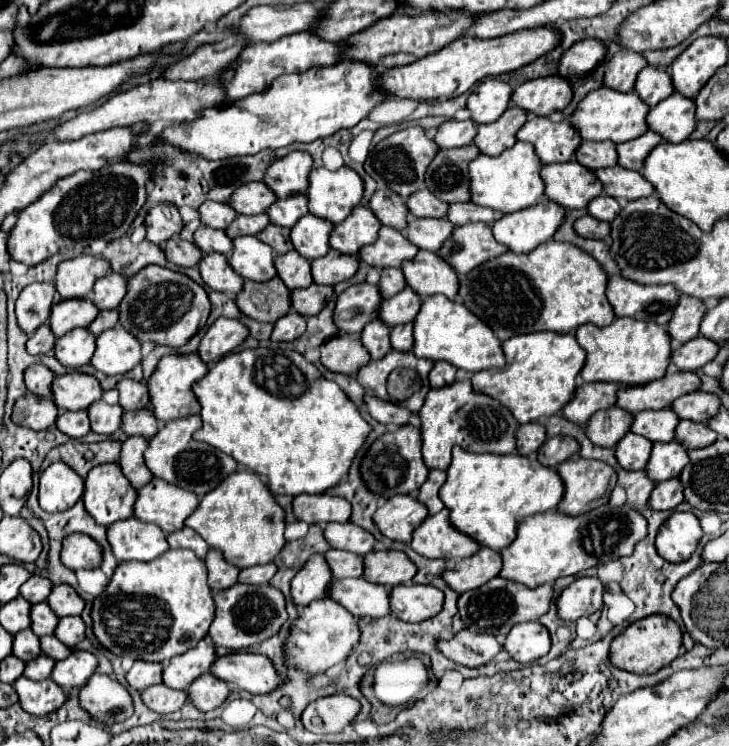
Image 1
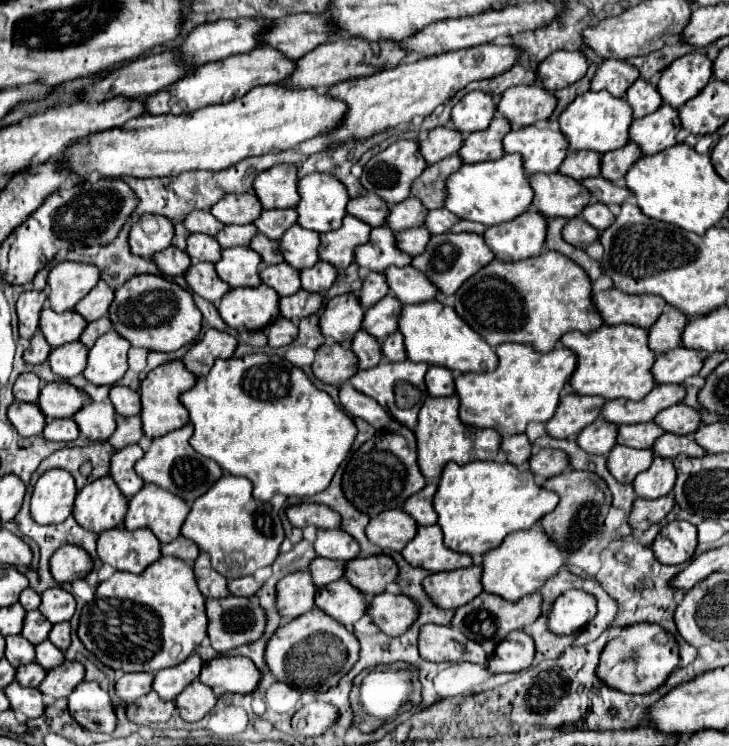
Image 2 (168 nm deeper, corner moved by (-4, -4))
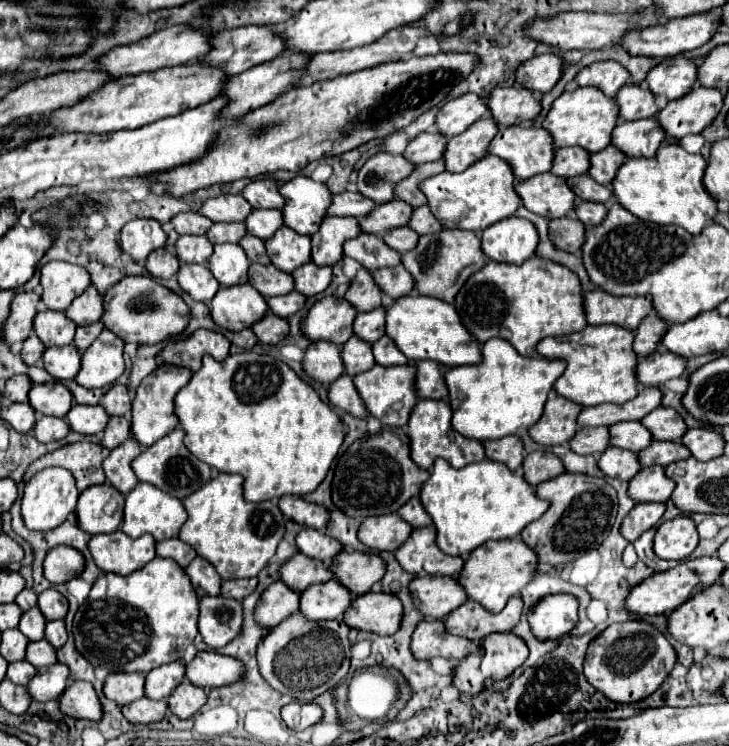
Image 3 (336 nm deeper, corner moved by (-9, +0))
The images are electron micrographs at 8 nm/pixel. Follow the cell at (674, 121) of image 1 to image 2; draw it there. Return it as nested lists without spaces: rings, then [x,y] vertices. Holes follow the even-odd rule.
[[[662,104],[656,112],[630,124],[630,142],[634,142],[644,156],[650,156],[674,146],[680,128],[678,112],[668,104]]]

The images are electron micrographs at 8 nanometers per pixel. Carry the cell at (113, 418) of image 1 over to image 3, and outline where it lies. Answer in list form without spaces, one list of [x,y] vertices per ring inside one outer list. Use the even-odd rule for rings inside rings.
[[[75,404],[69,412],[67,412],[67,422],[71,426],[73,432],[79,434],[87,434],[87,436],[99,436],[103,432],[103,428],[107,426],[107,412],[103,412],[103,408],[99,408],[99,404],[89,406],[89,404]]]

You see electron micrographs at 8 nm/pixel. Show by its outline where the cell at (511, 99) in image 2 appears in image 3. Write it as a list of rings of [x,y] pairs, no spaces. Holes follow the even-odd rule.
[[[521,84],[495,88],[487,106],[499,126],[513,126],[517,122],[533,120],[541,112],[541,100],[535,98],[535,94]]]

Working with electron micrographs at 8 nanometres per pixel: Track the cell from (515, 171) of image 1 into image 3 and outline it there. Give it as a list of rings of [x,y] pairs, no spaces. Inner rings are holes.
[[[491,154],[463,172],[443,172],[427,178],[421,184],[421,190],[429,200],[427,204],[431,206],[431,212],[445,228],[483,232],[487,226],[513,216],[521,206],[519,196],[515,196],[515,176],[511,176],[511,166],[507,160],[499,160],[499,156]]]

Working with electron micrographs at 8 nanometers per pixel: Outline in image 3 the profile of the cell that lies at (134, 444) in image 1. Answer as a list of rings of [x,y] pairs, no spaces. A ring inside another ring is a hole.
[[[129,438],[103,460],[103,470],[107,482],[115,486],[121,494],[129,494],[137,486],[137,476],[131,470],[131,462],[141,454],[141,444],[135,438]]]

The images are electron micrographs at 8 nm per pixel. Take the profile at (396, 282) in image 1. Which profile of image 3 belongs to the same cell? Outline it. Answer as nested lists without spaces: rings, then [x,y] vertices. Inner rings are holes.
[[[359,268],[357,276],[351,282],[351,288],[345,294],[345,298],[359,312],[367,312],[367,310],[379,308],[381,306],[381,296],[383,296],[383,292],[379,292],[375,280],[371,280],[371,272],[365,270],[365,268]]]

